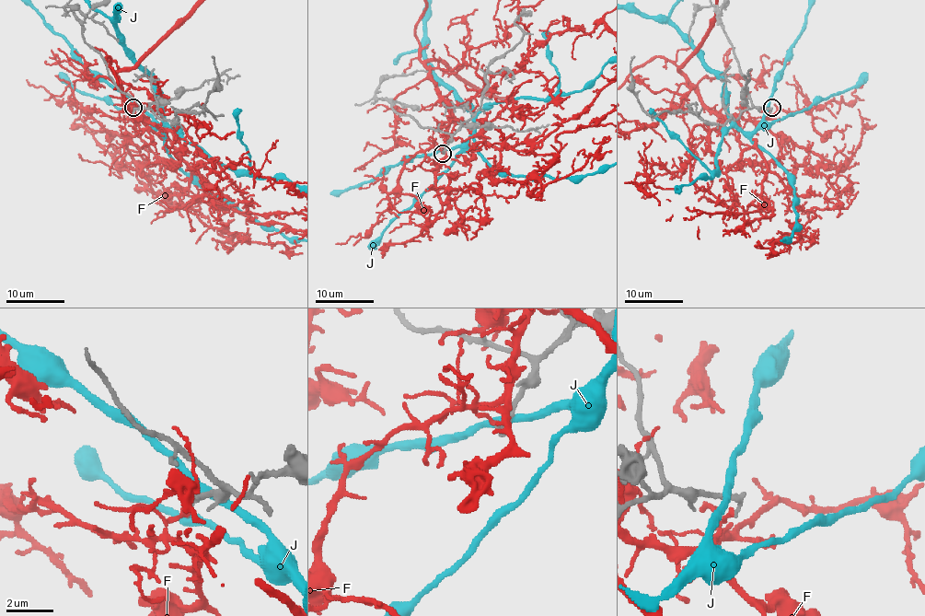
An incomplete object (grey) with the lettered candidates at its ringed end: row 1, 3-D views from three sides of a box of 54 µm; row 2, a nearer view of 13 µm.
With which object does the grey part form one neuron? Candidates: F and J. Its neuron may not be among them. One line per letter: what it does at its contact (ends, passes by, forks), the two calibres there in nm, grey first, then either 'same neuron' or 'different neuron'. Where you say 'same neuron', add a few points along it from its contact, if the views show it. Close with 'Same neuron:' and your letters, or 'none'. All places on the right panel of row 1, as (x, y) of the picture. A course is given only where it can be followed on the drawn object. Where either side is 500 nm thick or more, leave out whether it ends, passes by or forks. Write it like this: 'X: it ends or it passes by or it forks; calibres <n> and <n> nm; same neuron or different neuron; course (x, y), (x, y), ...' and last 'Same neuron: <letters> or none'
F: it ends; calibres 240 and 180 nm; different neuron
J: it passes by; calibres 360 and 340 nm; different neuron
Same neuron: none

